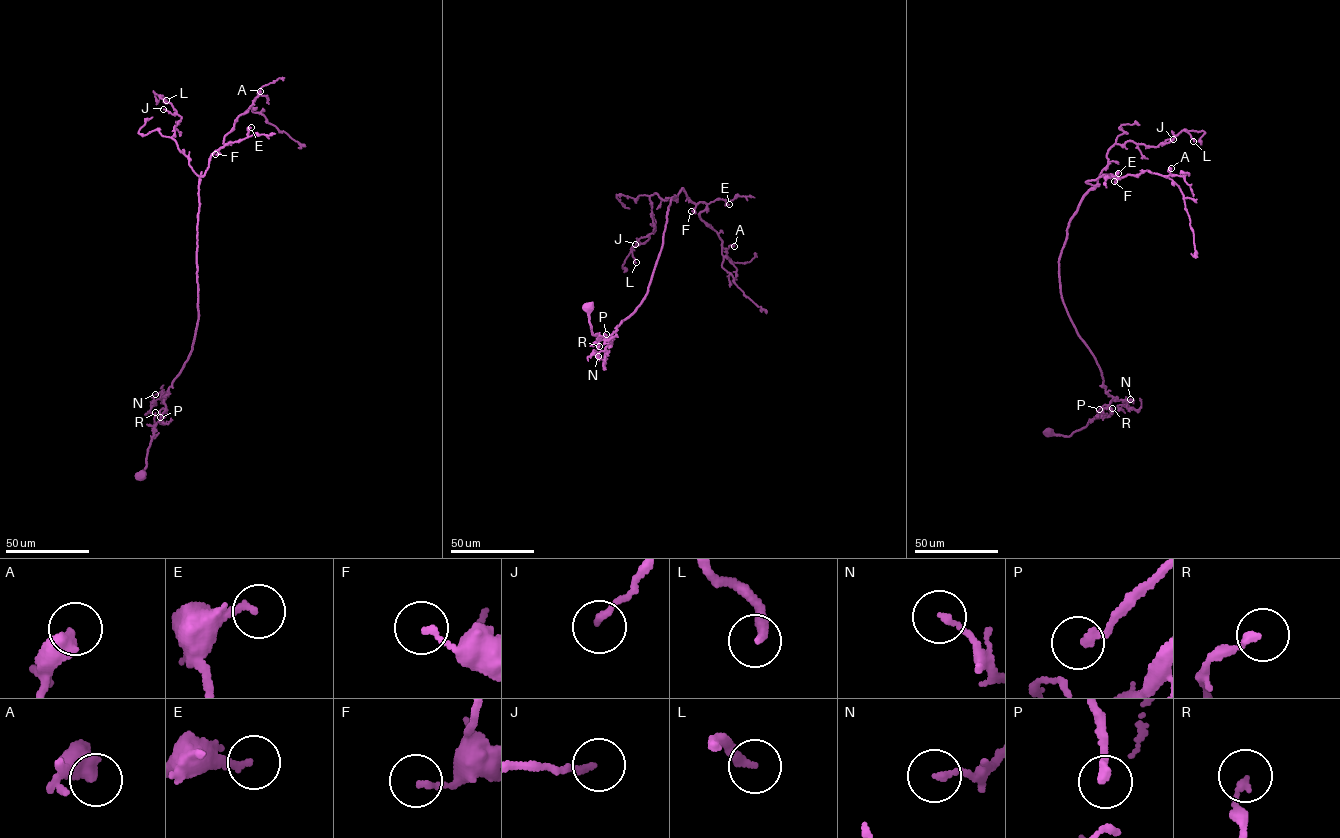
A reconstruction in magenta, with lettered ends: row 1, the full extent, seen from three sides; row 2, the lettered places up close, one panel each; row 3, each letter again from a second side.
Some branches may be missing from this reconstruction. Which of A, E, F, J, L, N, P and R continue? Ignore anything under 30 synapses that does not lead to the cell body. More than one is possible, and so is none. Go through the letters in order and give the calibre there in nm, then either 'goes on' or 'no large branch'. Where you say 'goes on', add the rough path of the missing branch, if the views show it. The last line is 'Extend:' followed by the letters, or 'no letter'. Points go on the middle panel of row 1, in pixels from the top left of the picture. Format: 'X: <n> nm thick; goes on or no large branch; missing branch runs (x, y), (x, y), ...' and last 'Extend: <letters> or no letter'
A: 550 nm thick; no large branch
E: 220 nm thick; no large branch
F: 160 nm thick; no large branch
J: 170 nm thick; no large branch
L: 240 nm thick; goes on; missing branch runs (636, 262), (636, 270), (620, 283)
N: 160 nm thick; no large branch
P: 240 nm thick; no large branch
R: 170 nm thick; no large branch
Extend: L

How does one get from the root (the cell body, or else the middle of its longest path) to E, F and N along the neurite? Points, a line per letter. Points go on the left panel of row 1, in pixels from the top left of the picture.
E: (140, 476), (165, 409), (163, 396), (187, 359), (198, 320), (200, 173), (214, 152), (246, 138), (251, 127)
F: (140, 476), (154, 425), (165, 409), (163, 396), (192, 348), (198, 318), (200, 175), (215, 154)
N: (140, 476), (140, 479), (146, 466), (154, 425), (165, 409), (162, 390), (155, 394)

